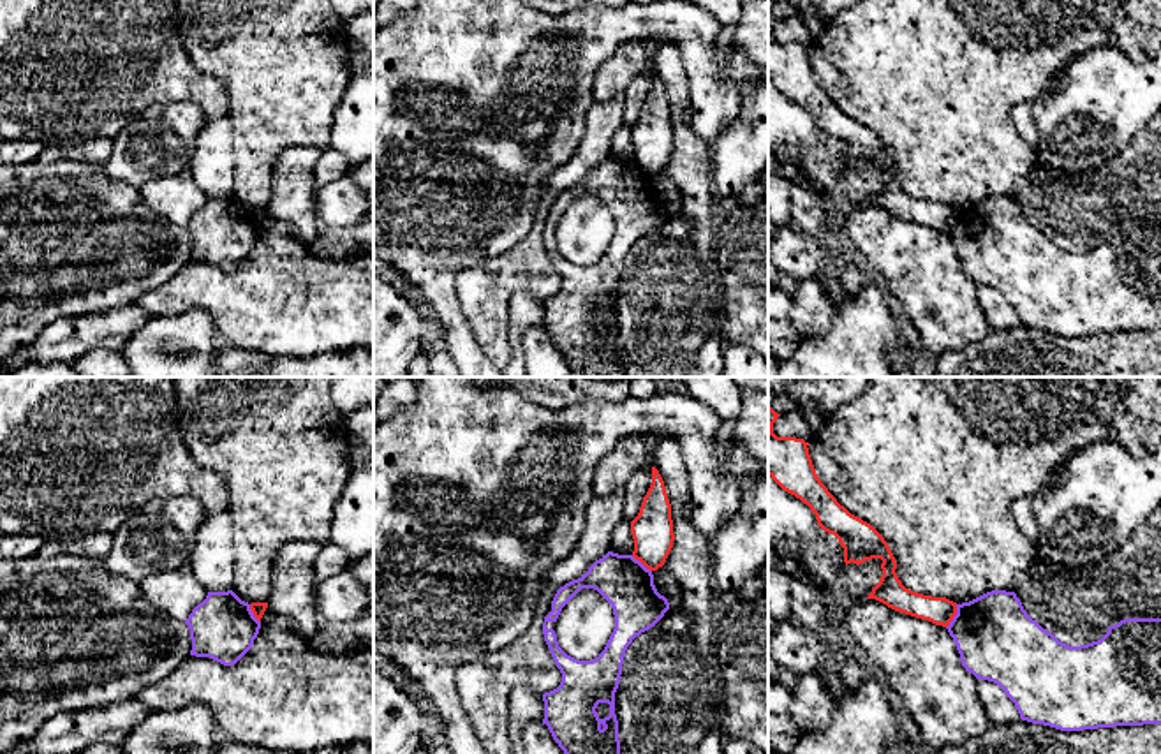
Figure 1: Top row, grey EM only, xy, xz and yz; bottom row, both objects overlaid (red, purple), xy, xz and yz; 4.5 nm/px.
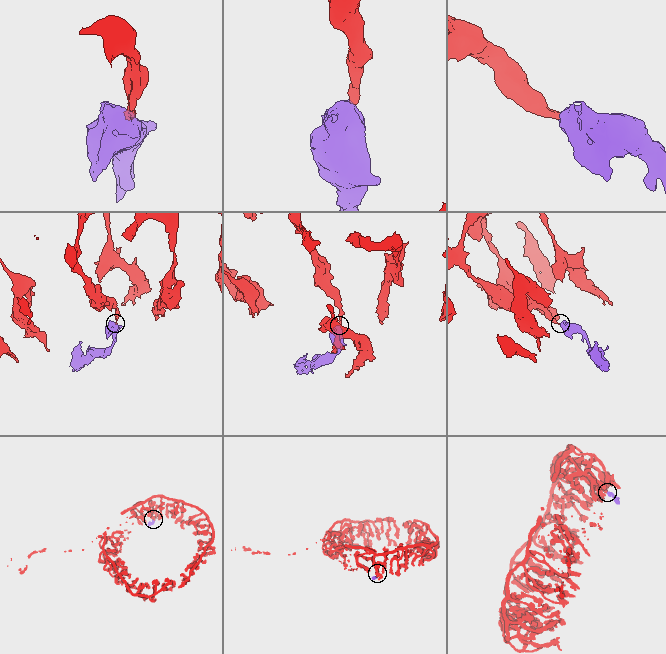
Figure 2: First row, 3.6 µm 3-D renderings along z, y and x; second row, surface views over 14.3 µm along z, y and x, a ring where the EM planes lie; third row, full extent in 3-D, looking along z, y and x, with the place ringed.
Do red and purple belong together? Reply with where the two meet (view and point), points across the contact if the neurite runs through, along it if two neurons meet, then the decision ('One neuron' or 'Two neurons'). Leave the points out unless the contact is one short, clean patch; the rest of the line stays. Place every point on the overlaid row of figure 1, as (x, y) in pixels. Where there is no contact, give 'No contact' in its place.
Touches red at yz (953, 615). Boundary: yz (957, 605), (957, 613), (946, 628). Two neurons

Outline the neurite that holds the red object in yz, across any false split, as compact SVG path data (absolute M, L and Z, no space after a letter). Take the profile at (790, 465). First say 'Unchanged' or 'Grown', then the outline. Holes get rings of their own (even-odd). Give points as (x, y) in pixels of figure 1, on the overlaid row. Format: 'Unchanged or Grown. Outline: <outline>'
Unchanged. Outline: M768 405L768 476L788 493L800 499L816 514L817 525L833 534L844 548L844 562L863 564L881 558L883 576L867 599L888 608L948 627L957 615L957 602L913 592L902 585L895 557L884 537L867 521L851 514L821 483L809 455L809 442L796 437L777 437L777 414Z

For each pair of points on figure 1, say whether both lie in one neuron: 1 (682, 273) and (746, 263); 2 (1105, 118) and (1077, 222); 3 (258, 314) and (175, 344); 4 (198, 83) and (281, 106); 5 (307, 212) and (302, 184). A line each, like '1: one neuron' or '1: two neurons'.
1: two neurons
2: two neurons
3: two neurons
4: two neurons
5: one neuron

